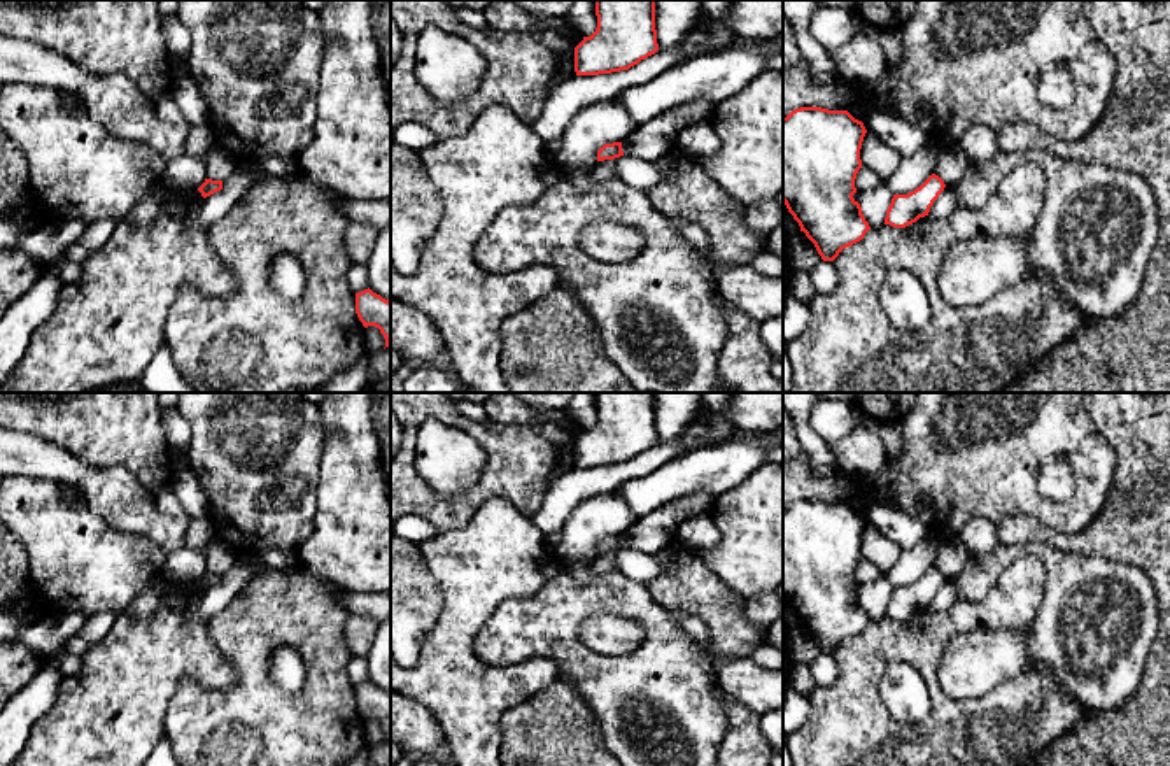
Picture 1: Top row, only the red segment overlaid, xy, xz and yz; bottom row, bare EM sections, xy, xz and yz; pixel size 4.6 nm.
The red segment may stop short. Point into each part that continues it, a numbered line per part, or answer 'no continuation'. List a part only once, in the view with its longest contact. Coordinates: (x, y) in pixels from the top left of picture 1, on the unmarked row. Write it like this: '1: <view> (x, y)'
no continuation

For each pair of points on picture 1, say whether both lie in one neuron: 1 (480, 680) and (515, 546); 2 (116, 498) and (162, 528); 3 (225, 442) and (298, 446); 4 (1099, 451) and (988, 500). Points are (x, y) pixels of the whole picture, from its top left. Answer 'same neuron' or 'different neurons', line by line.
1: same neuron
2: same neuron
3: same neuron
4: same neuron

